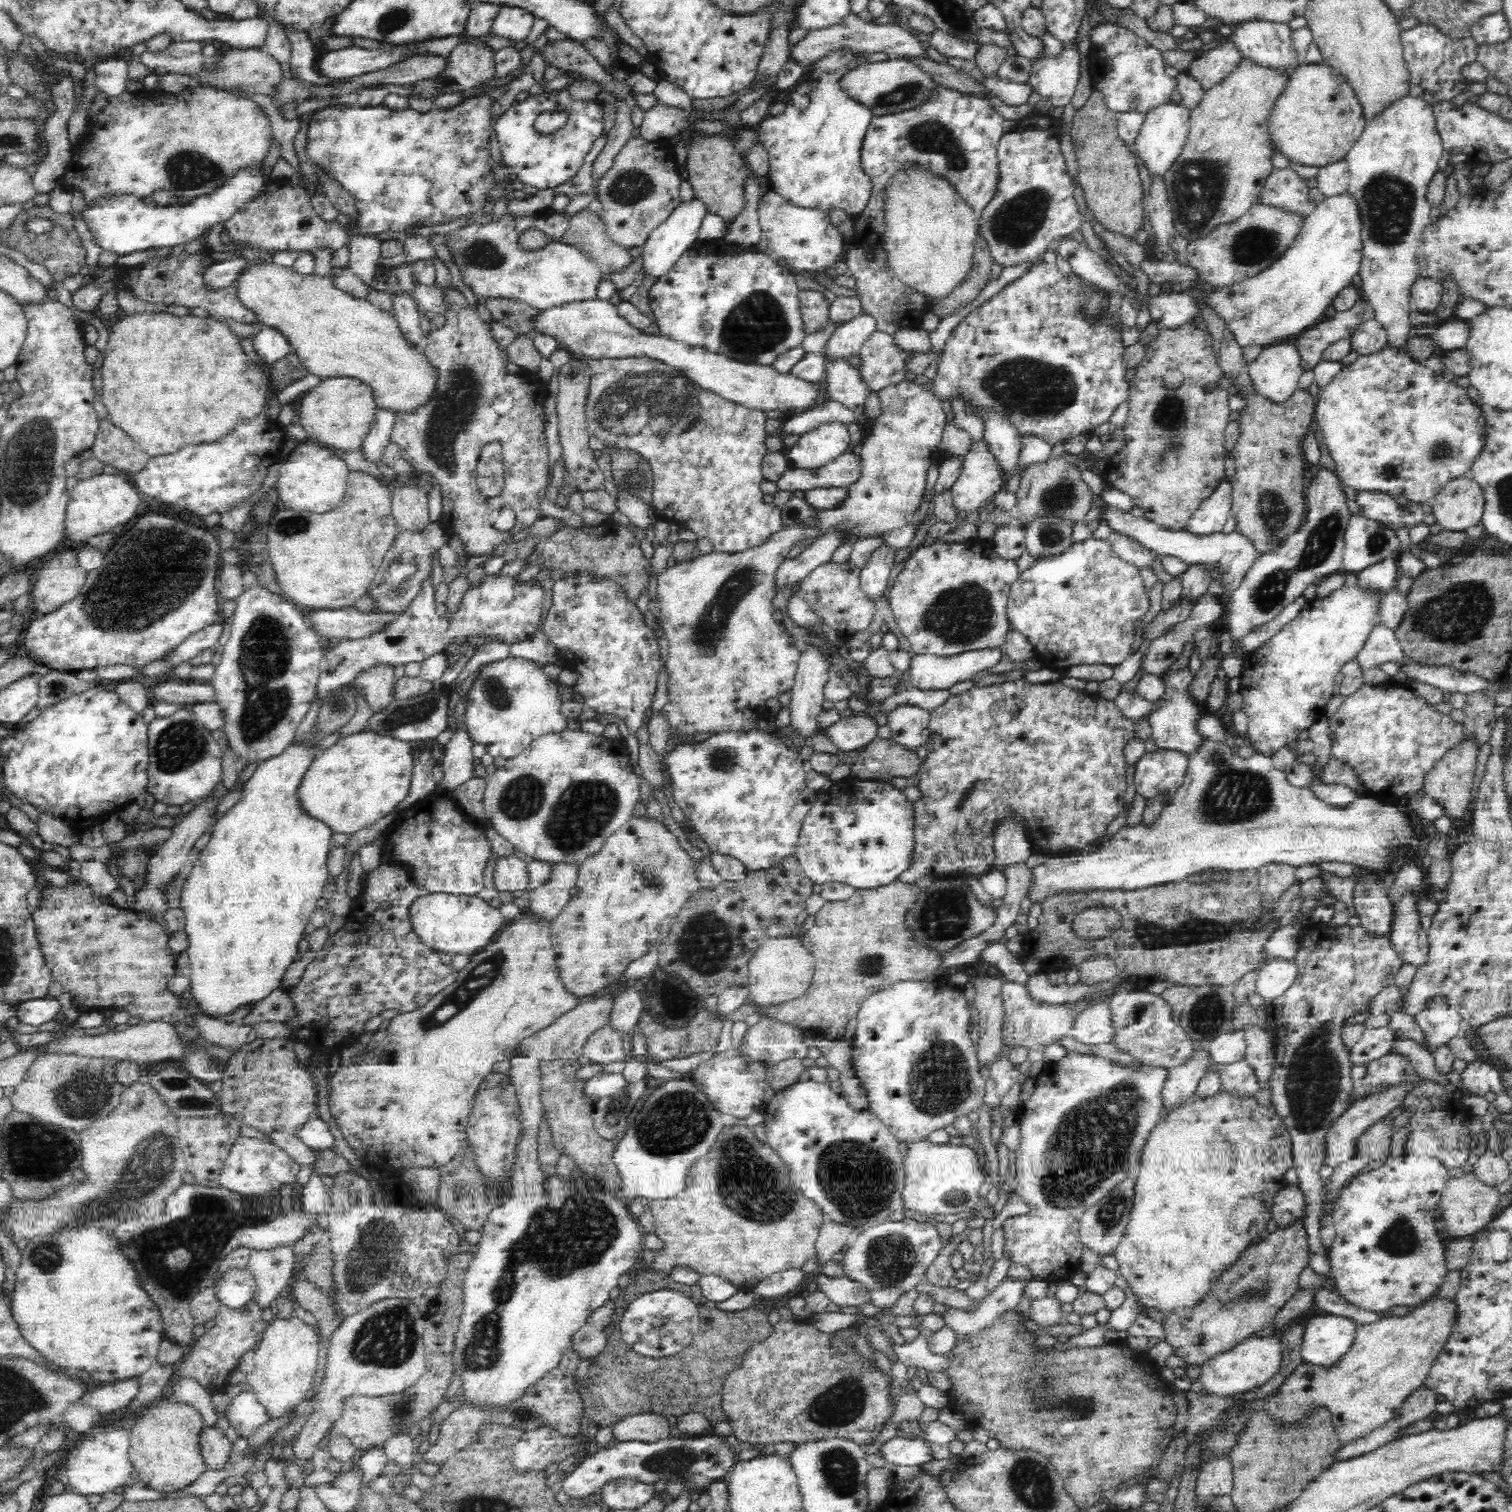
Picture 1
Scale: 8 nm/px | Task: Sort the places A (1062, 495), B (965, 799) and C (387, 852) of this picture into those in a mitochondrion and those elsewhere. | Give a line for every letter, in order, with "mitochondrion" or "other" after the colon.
A: mitochondrion
B: mitochondrion
C: other

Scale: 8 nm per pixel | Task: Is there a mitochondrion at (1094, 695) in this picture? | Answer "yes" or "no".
no

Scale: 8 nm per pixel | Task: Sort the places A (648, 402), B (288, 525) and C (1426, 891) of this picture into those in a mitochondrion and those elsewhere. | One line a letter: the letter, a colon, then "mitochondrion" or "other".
A: mitochondrion
B: mitochondrion
C: other

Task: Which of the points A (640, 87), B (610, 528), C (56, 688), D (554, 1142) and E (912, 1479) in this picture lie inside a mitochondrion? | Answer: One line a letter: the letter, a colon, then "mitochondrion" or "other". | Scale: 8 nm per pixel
A: other
B: other
C: other
D: other
E: other

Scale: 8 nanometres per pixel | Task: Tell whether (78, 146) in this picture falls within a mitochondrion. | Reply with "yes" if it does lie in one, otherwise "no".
no

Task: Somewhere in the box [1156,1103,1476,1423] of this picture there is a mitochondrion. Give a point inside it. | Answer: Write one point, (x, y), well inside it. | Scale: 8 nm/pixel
(1401, 1238)

